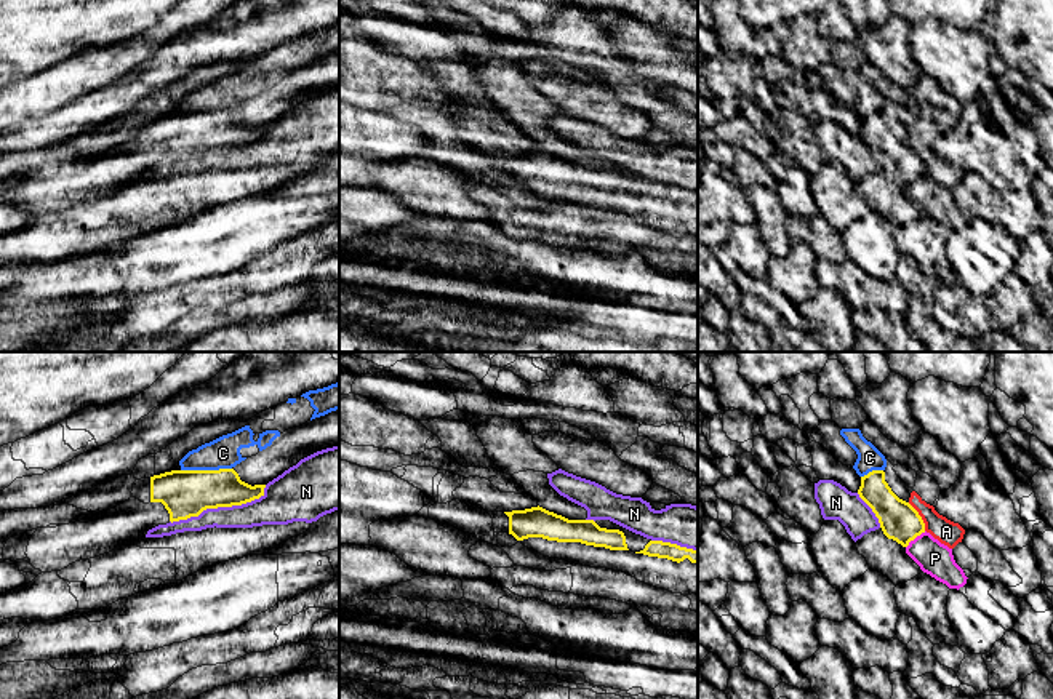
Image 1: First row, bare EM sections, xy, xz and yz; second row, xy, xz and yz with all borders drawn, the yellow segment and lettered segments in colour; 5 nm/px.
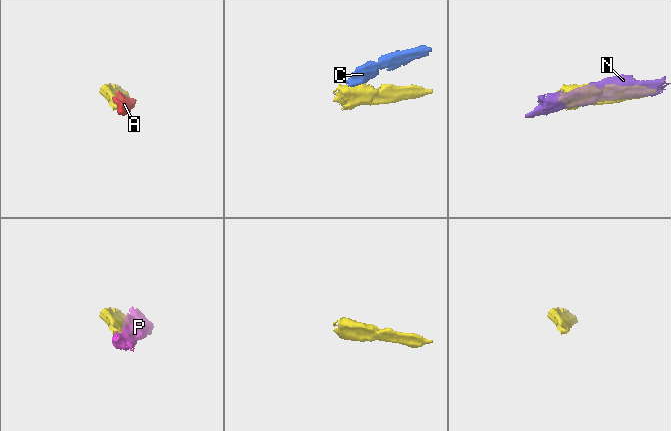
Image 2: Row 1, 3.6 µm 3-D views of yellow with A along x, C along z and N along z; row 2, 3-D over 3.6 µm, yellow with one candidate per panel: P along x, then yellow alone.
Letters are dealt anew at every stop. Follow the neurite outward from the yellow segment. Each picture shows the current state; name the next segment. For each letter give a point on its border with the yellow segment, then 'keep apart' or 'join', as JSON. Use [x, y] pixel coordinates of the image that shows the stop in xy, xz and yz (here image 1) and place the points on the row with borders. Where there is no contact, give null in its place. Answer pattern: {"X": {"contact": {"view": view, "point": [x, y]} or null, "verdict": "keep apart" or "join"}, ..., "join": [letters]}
{"A": {"contact": {"view": "yz", "point": [920, 517]}, "verdict": "keep apart"}, "C": {"contact": {"view": "xy", "point": [205, 471]}, "verdict": "keep apart"}, "N": {"contact": {"view": "xy", "point": [220, 506]}, "verdict": "keep apart"}, "P": {"contact": {"view": "yz", "point": [914, 538]}, "verdict": "keep apart"}, "join": []}

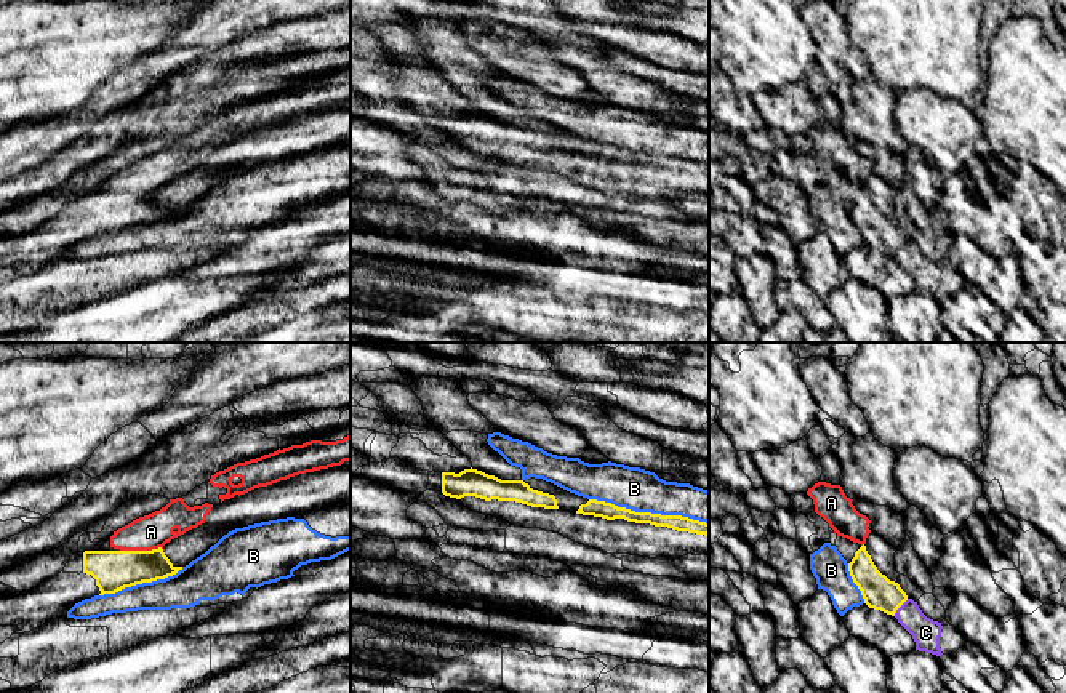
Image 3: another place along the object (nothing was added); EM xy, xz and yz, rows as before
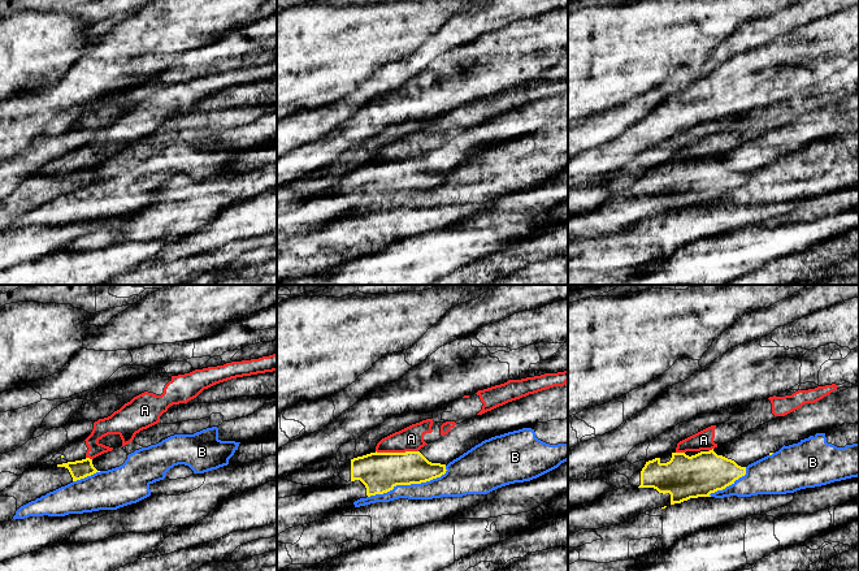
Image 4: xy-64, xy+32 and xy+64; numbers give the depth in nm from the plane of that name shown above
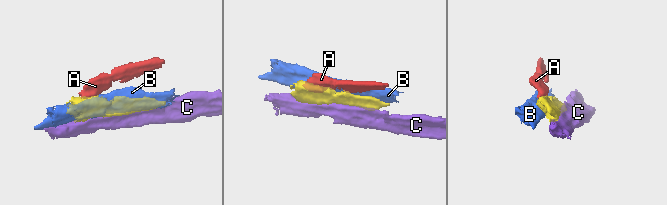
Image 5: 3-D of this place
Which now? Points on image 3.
{"A": {"contact": {"view": "xy", "point": [141, 551]}, "verdict": "keep apart"}, "B": {"contact": {"view": "xz", "point": [649, 512]}, "verdict": "keep apart"}, "C": {"contact": {"view": "yz", "point": [900, 605]}, "verdict": "keep apart"}, "join": []}

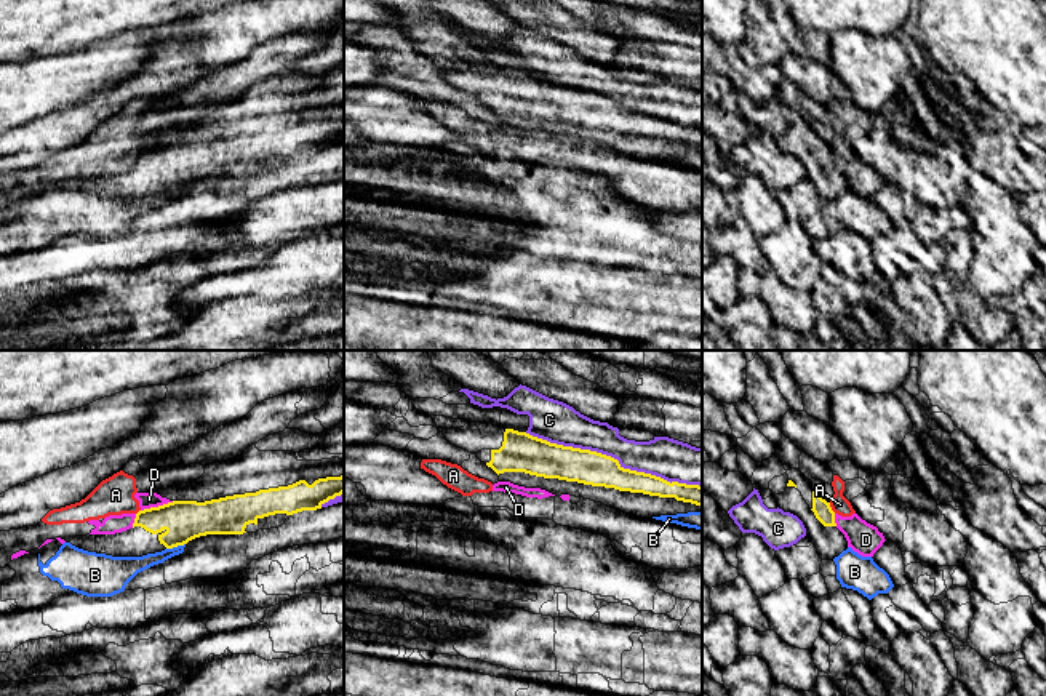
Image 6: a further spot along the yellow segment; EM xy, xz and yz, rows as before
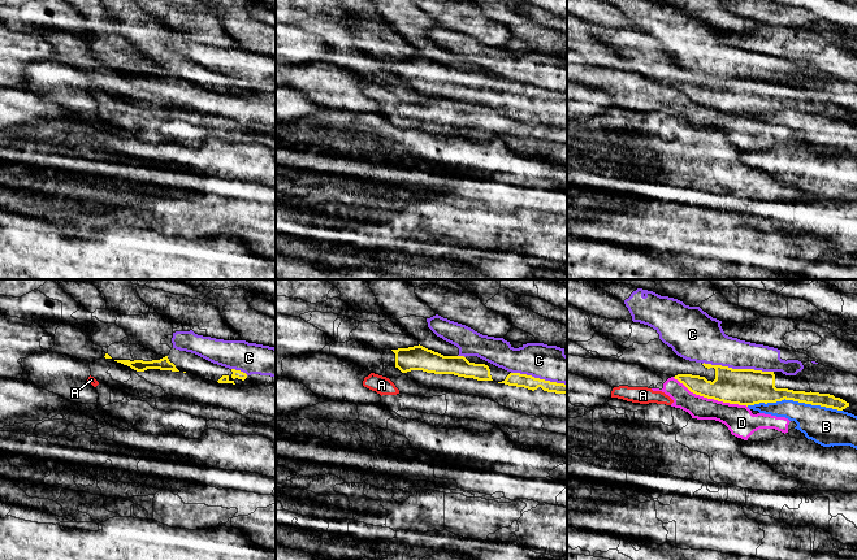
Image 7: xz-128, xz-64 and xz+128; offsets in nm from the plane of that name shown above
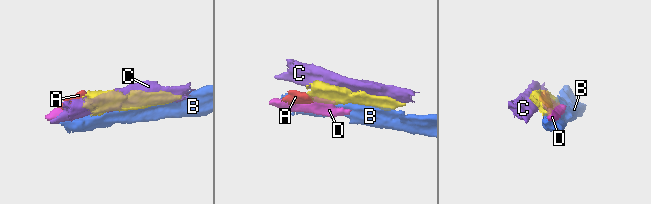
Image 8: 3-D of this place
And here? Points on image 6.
{"A": {"contact": {"view": "yz", "point": [830, 508]}, "verdict": "keep apart"}, "B": {"contact": {"view": "xy", "point": [175, 546]}, "verdict": "keep apart"}, "C": {"contact": {"view": "xz", "point": [613, 458]}, "verdict": "keep apart"}, "D": {"contact": {"view": "xy", "point": [159, 506]}, "verdict": "keep apart"}, "join": []}

